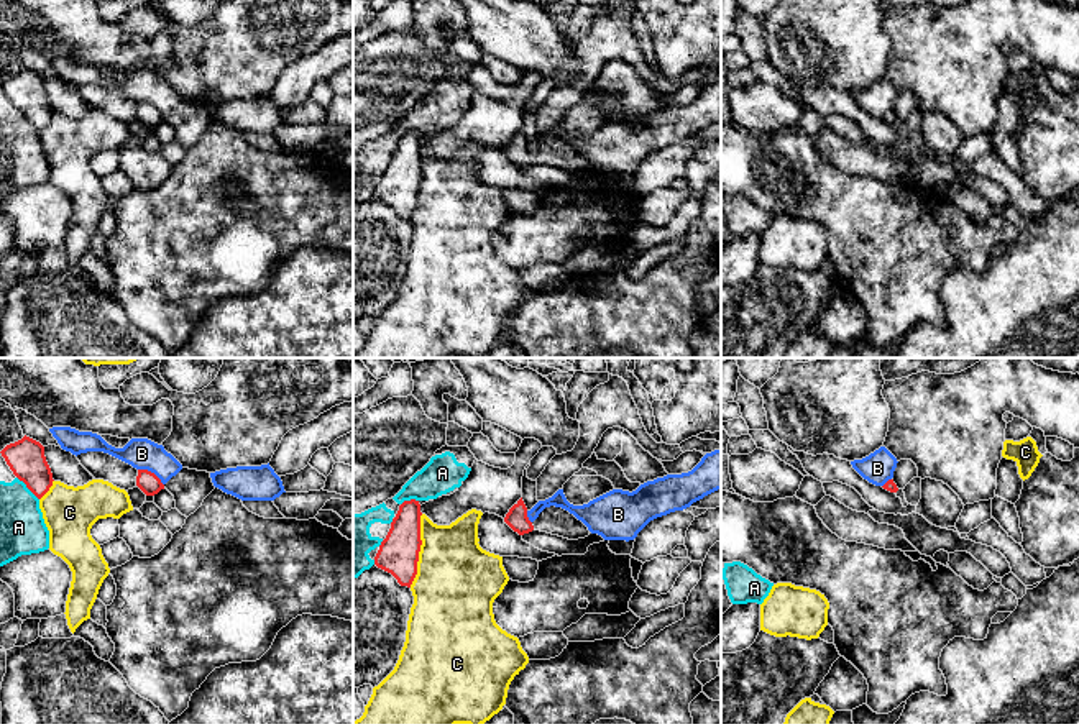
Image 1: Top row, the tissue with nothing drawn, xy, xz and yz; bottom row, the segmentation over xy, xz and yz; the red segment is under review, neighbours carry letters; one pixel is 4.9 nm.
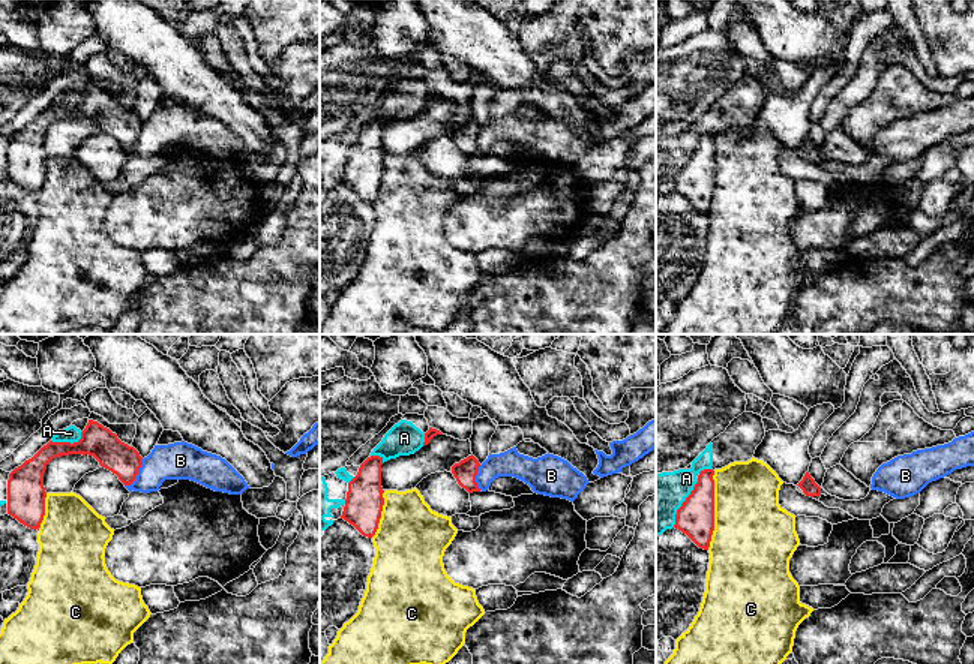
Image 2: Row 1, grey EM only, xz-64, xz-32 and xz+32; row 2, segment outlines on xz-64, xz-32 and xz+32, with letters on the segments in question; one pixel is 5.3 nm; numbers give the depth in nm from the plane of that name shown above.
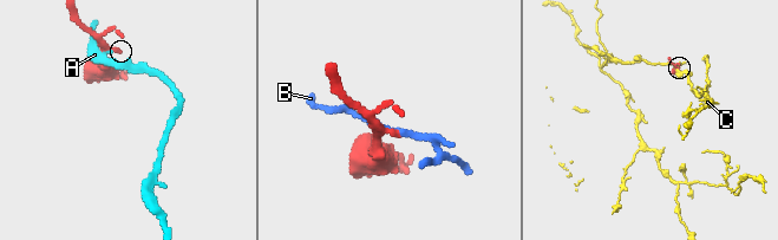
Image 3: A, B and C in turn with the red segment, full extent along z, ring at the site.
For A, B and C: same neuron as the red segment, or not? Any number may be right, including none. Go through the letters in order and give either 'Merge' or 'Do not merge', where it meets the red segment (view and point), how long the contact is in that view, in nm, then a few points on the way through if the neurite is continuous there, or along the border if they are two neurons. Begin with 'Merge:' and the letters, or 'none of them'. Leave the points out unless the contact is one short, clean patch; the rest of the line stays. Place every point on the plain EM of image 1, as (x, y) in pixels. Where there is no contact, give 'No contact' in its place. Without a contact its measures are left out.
Merge: none of them
A: Do not merge. Touches red at xy (27, 119). Shared border 160 nm
B: Do not merge. Touches red at xy (150, 104). Shared border 150 nm. Boundary: xy (138, 100), (150, 102), (163, 117)
C: Do not merge. Touches red at xz (419, 183). Shared border 360 nm

